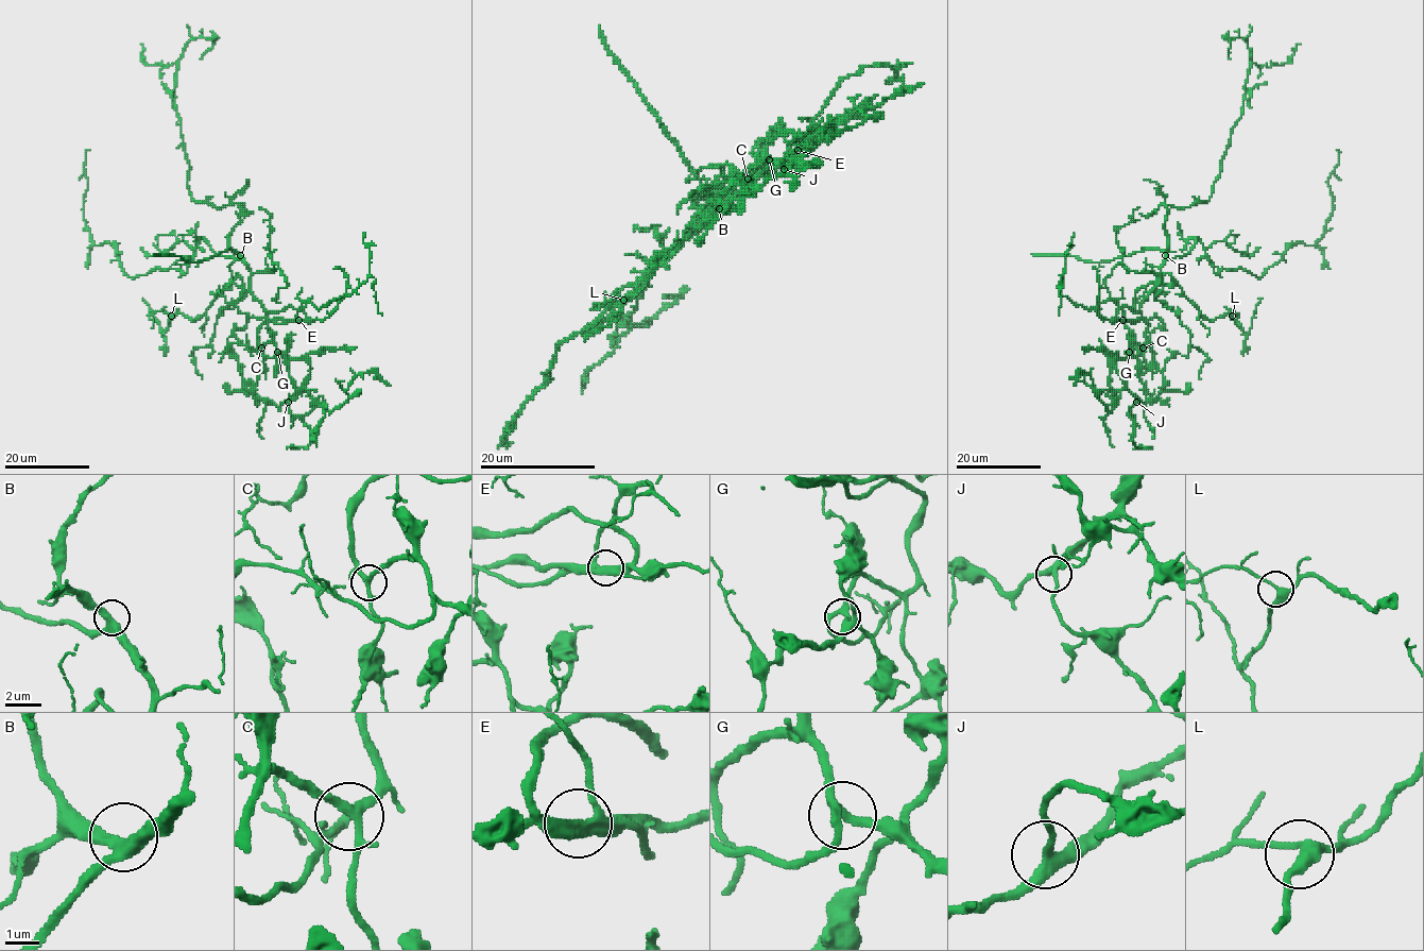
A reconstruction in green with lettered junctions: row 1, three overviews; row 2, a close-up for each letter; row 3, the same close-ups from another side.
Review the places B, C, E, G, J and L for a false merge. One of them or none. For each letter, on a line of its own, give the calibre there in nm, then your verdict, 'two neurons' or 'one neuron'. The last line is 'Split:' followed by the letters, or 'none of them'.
B: 340 nm thick; one neuron
C: 260 nm thick; one neuron
E: 280 nm thick; one neuron
G: 240 nm thick; one neuron
J: 280 nm thick; one neuron
L: 320 nm thick; one neuron
Split: none of them

